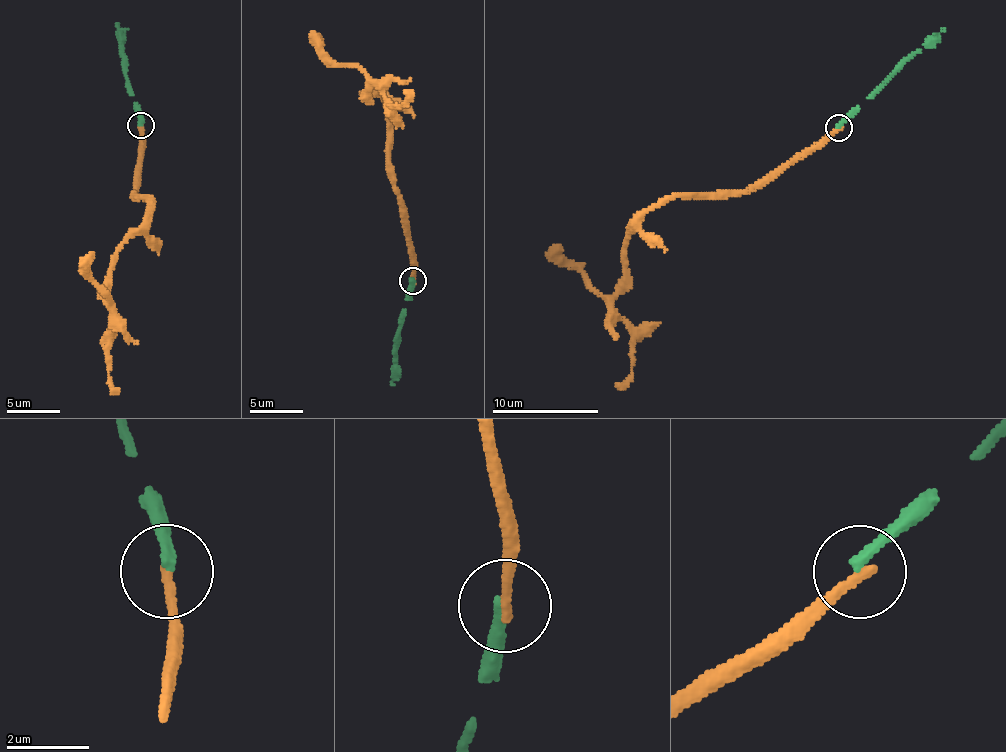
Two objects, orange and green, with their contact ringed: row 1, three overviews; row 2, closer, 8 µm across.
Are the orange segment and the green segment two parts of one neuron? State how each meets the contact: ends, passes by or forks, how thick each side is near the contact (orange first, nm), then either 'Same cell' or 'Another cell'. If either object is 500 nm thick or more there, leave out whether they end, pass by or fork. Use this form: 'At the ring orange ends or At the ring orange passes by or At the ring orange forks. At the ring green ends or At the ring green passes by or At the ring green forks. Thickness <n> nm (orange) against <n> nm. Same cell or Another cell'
At the ring orange ends. At the ring green ends. Thickness 280 nm (orange) against 280 nm. Another cell

